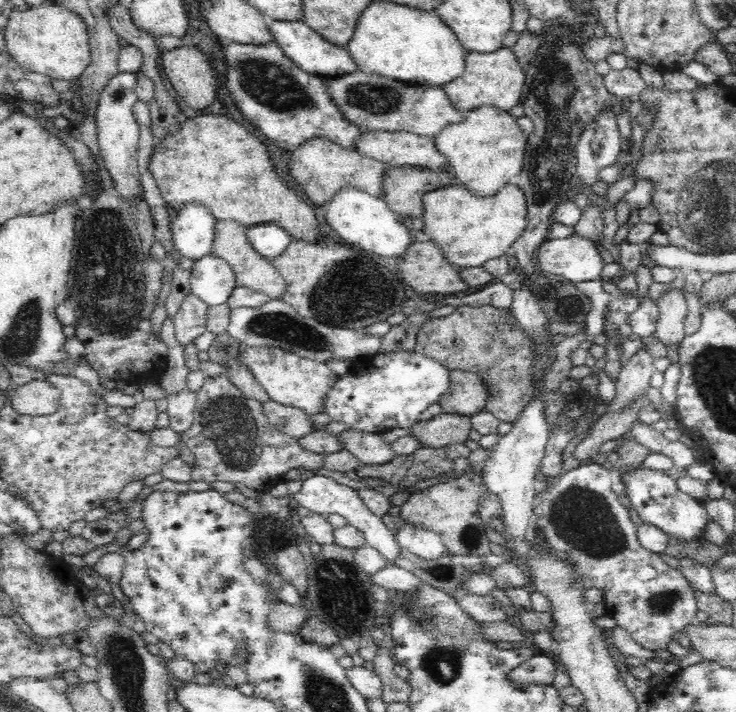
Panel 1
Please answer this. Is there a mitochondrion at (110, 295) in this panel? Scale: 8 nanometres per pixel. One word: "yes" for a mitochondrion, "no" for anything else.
yes

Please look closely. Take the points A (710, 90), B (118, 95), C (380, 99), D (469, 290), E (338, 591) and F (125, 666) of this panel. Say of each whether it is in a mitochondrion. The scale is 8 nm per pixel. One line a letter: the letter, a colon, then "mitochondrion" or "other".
A: other
B: other
C: mitochondrion
D: other
E: mitochondrion
F: mitochondrion

